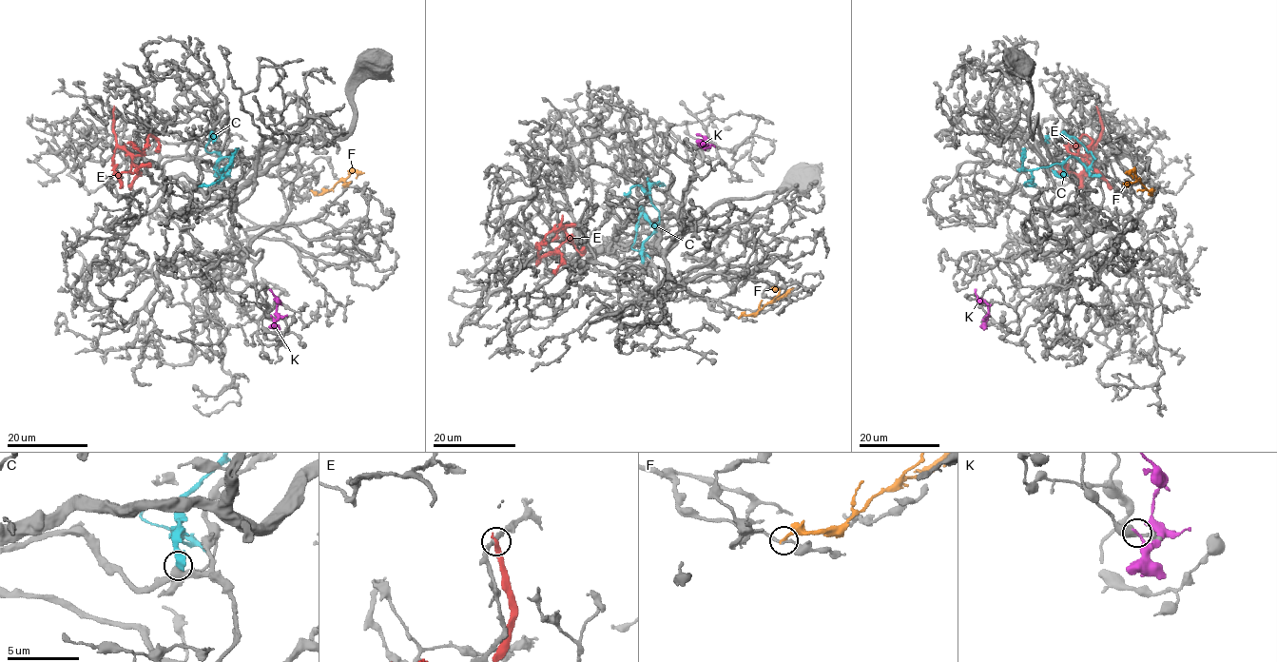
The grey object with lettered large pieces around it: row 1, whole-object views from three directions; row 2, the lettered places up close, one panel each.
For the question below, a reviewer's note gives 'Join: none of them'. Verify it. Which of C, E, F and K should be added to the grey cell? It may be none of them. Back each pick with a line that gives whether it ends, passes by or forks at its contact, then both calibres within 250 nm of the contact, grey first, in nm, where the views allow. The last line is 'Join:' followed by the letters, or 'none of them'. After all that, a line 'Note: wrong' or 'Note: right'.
Join: none of them
Note: right

